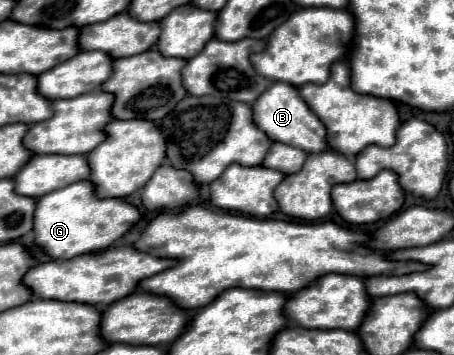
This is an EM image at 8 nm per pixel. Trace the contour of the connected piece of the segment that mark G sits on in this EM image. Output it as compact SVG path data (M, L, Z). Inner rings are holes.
M78 181L36 199L32 233L34 243L50 259L66 261L84 253L106 249L116 239L120 239L138 219L140 213L136 207L122 199L100 199L92 193L92 185L88 185L88 181Z

